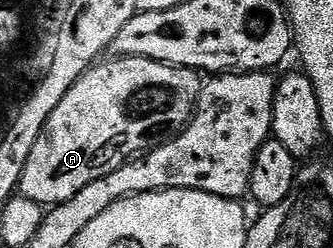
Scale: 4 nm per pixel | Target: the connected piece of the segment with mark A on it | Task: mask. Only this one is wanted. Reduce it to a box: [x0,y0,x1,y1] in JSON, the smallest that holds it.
[18,57,201,205]

